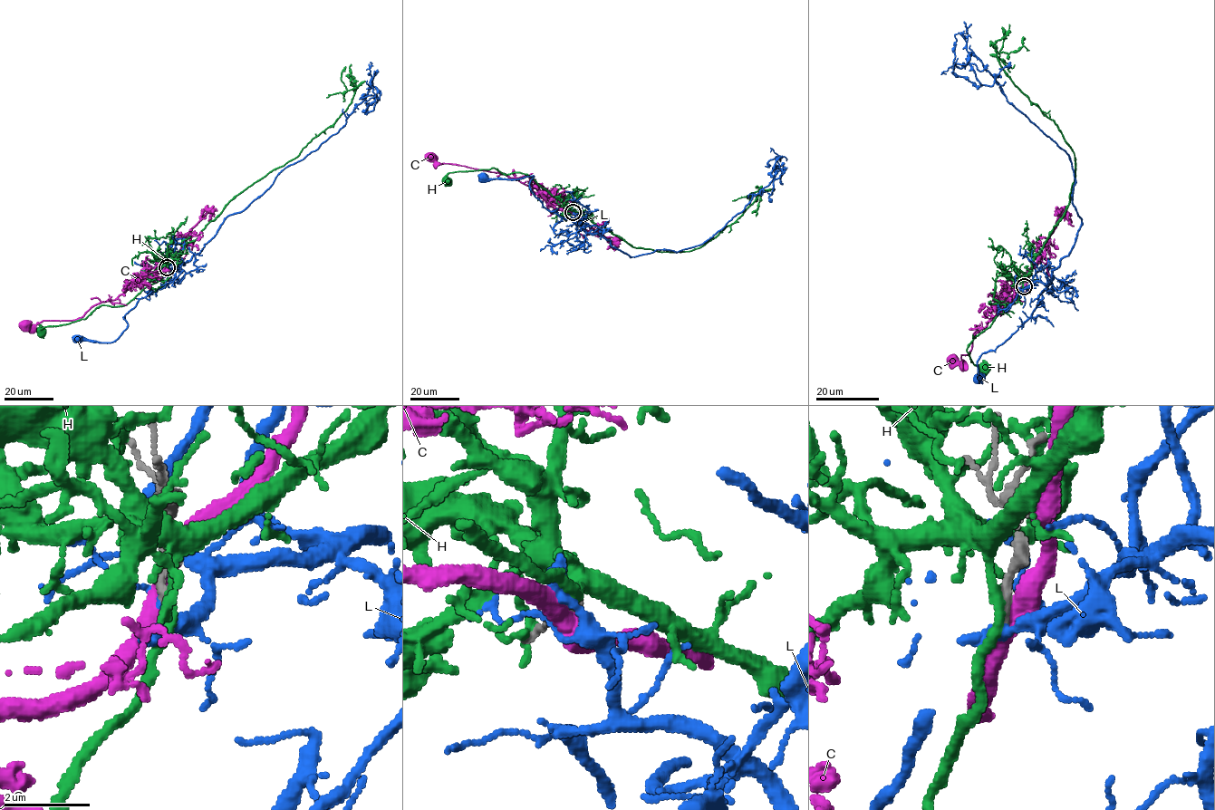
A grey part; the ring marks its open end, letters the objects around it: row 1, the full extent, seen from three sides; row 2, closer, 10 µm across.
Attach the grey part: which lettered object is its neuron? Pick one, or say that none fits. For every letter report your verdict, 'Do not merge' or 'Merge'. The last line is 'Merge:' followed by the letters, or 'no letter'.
C: Do not merge
H: Do not merge
L: Merge
Merge: L

